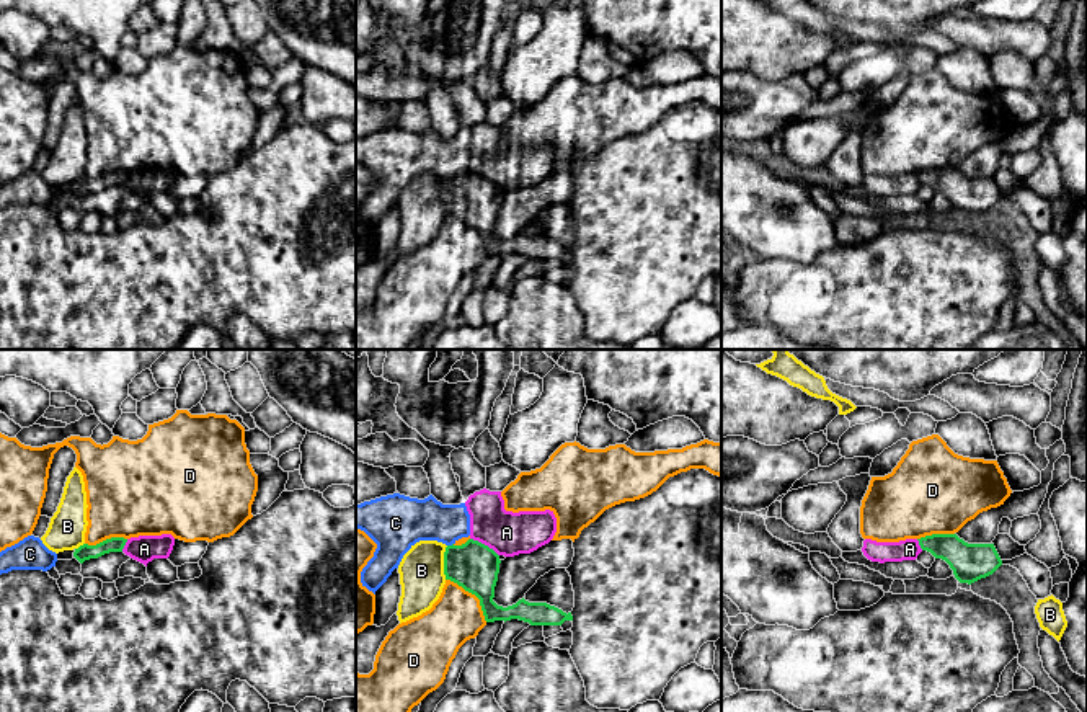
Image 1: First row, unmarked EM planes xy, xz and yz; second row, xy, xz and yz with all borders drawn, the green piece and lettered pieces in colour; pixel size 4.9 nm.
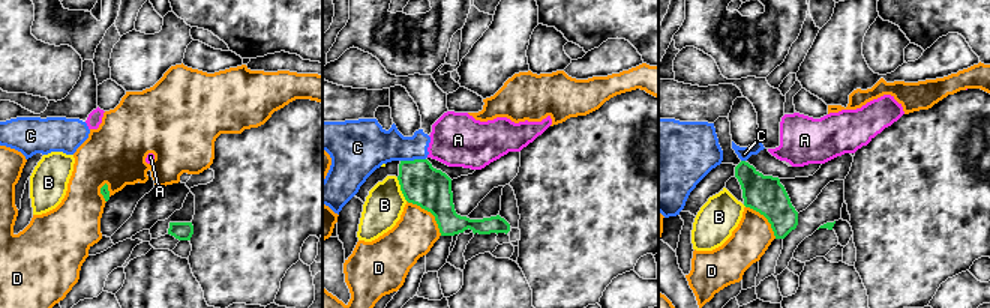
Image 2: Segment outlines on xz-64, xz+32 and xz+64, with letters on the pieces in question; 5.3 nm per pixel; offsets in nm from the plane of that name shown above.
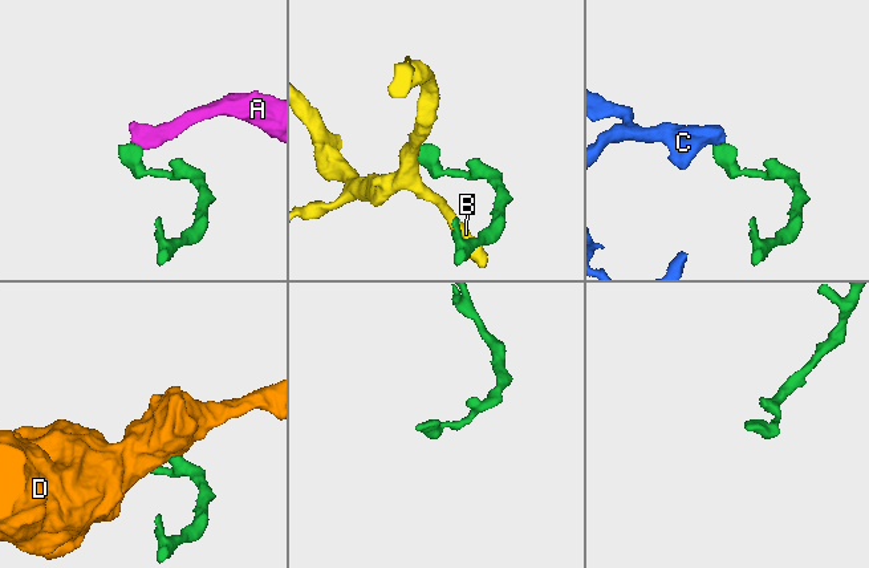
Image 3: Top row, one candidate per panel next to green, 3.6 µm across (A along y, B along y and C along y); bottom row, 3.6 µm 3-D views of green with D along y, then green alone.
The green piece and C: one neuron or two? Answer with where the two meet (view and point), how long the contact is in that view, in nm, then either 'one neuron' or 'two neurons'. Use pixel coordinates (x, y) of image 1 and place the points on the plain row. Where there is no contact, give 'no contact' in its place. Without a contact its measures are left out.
meets green in xz at (449, 180); contact 40 nm long; two neurons

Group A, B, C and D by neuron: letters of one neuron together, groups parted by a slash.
A C / B / D

